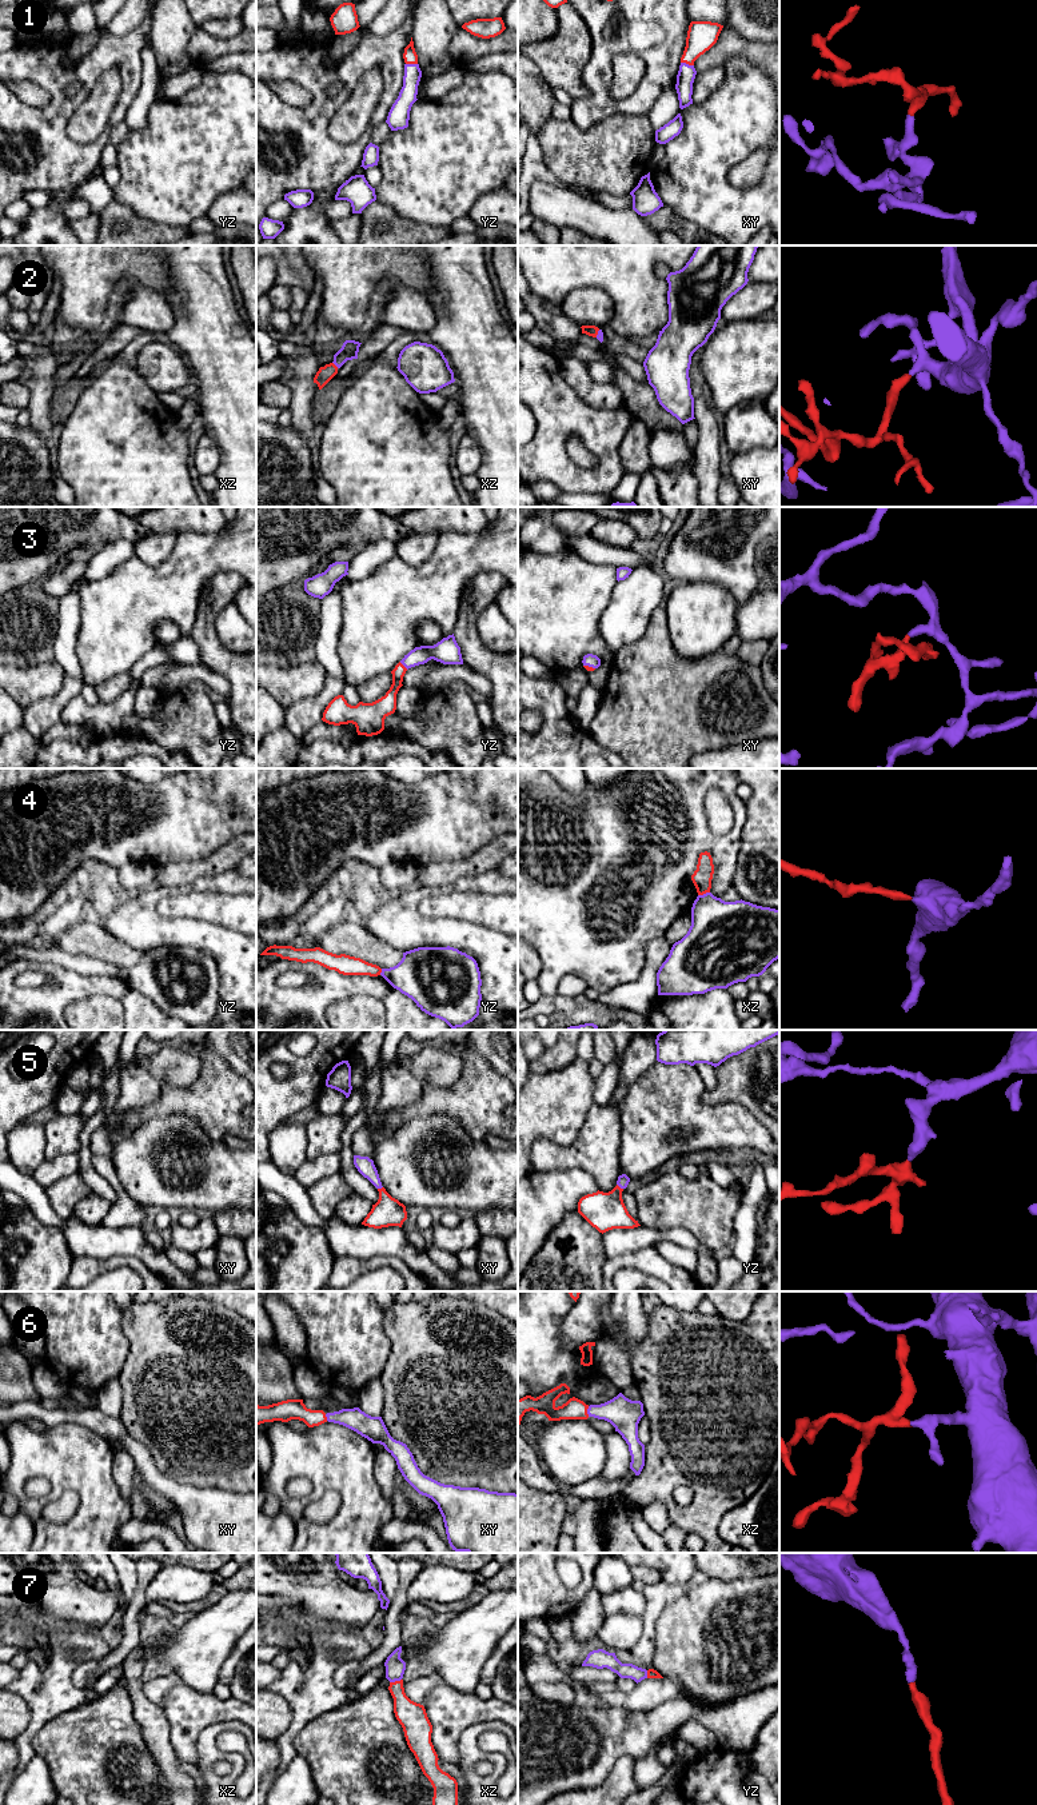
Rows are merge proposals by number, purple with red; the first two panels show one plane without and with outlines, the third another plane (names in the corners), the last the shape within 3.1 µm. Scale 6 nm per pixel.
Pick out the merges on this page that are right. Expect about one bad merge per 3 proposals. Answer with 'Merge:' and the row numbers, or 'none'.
Merge: 1, 2, 3, 5, 6, 7

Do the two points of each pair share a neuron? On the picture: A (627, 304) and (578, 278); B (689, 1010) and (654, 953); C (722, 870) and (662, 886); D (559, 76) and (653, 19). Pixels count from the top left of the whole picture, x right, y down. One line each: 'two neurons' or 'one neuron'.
A: one neuron
B: two neurons
C: one neuron
D: two neurons

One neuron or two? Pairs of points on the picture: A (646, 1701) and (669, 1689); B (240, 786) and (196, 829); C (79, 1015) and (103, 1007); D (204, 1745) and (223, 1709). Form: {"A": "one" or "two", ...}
{"A": "one", "B": "one", "C": "one", "D": "two"}

